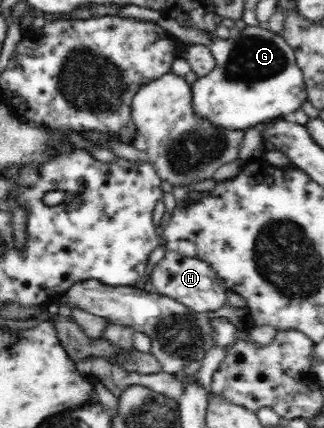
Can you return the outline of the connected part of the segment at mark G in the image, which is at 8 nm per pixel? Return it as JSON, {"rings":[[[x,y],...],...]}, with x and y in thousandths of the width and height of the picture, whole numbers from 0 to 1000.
{"rings":[[[494,40],[481,54],[574,103],[623,100],[648,110],[664,136],[657,161],[639,175],[611,180],[605,192],[590,196],[586,255],[599,280],[630,280],[657,292],[657,299],[682,301],[685,308],[691,304],[698,308],[756,304],[840,278],[898,278],[907,262],[926,257],[935,238],[951,234],[935,171],[917,147],[904,112],[864,79],[809,65],[809,61],[765,58],[747,70],[722,65],[707,91],[682,91],[639,84],[633,75],[602,70],[590,61],[565,61],[537,44]]]}

